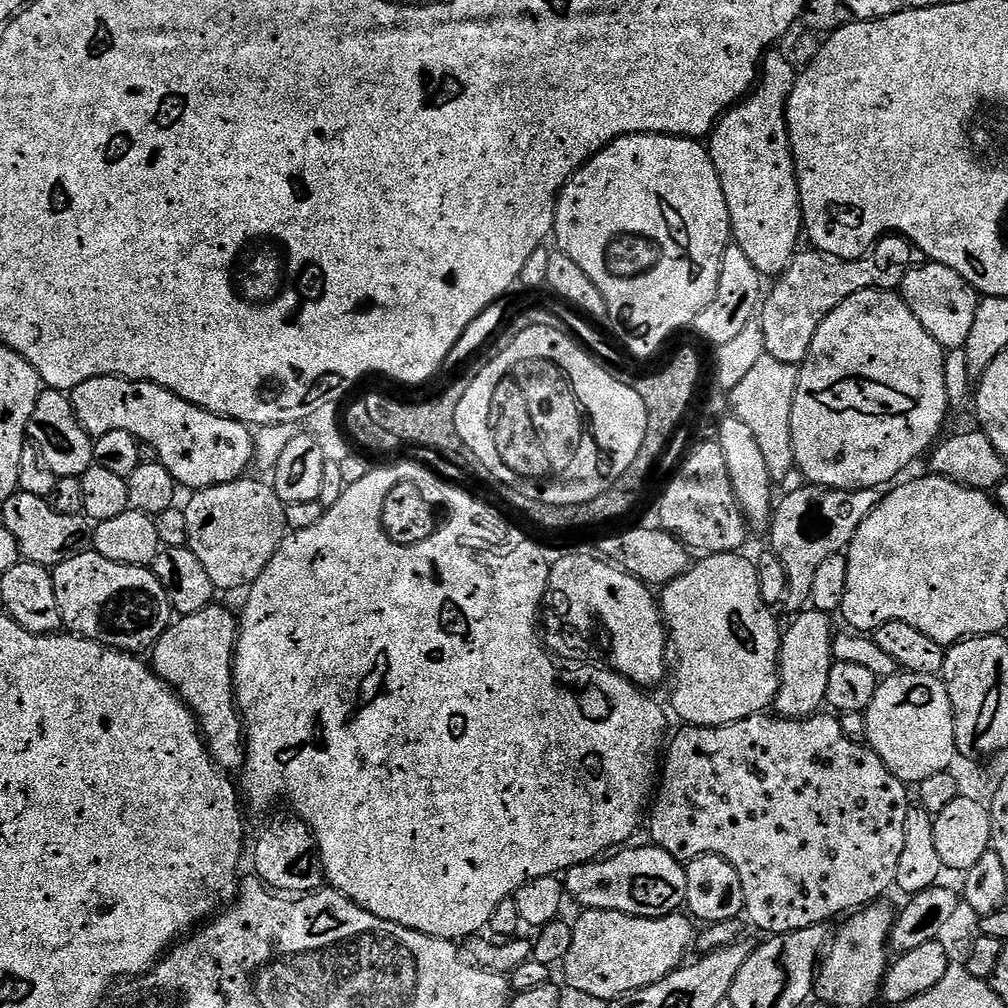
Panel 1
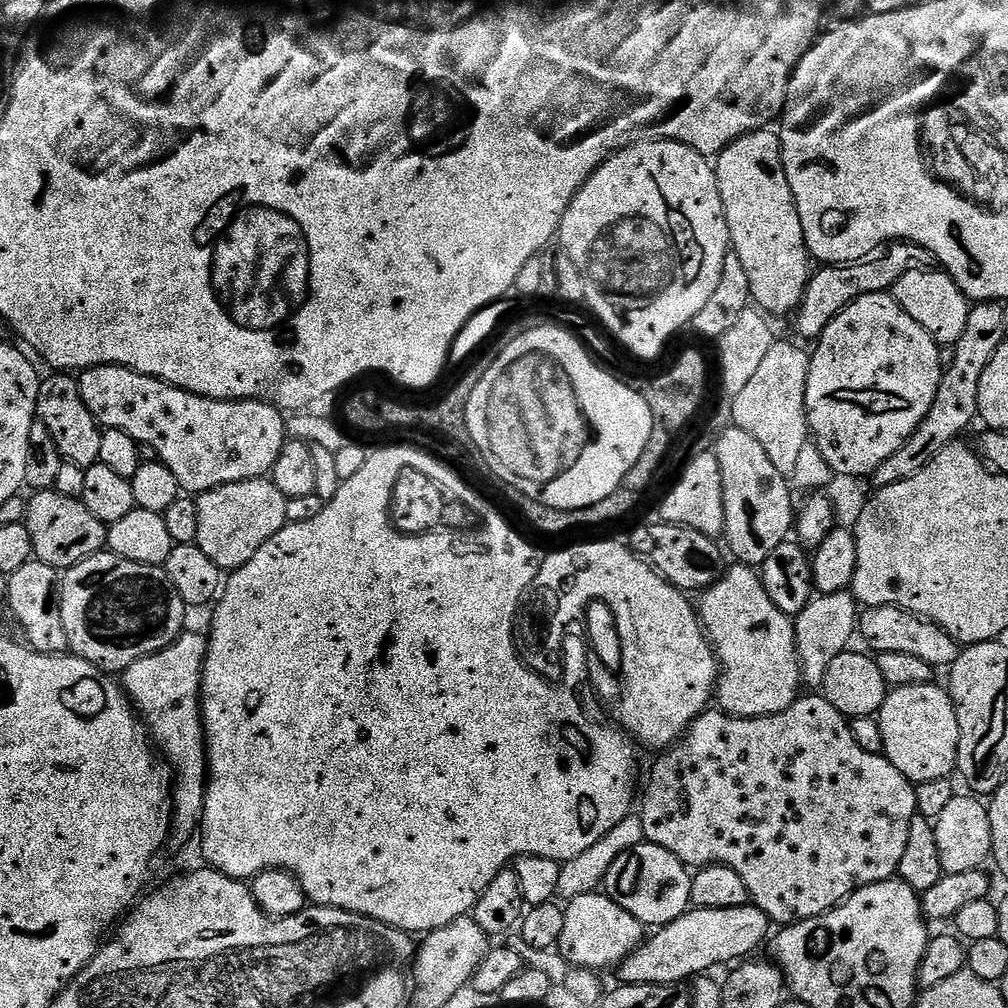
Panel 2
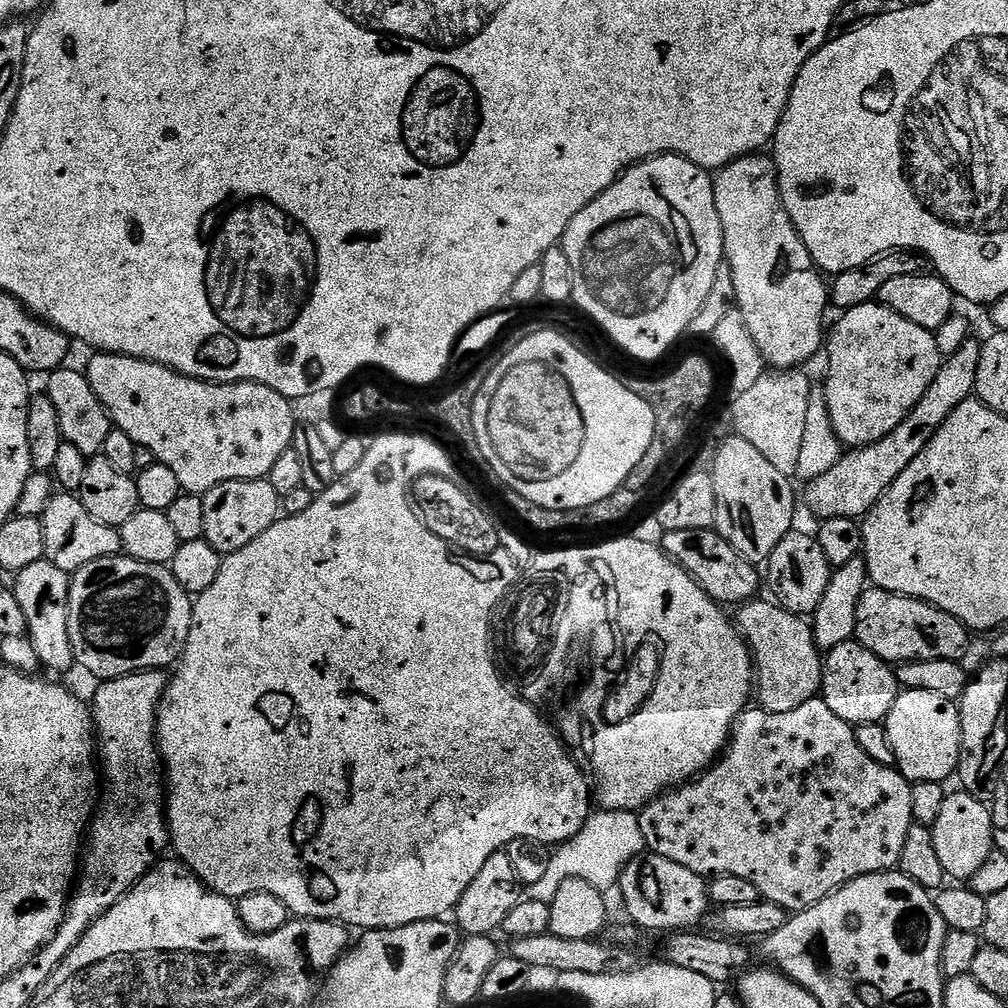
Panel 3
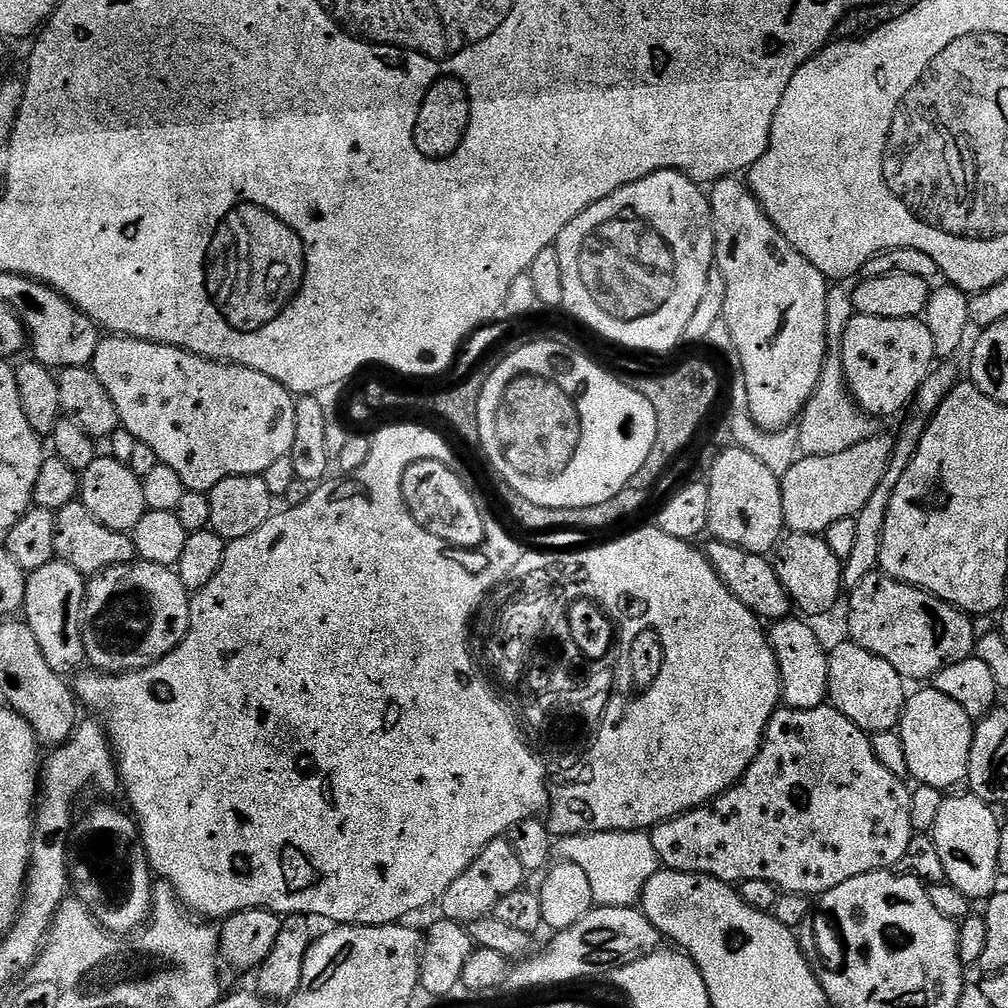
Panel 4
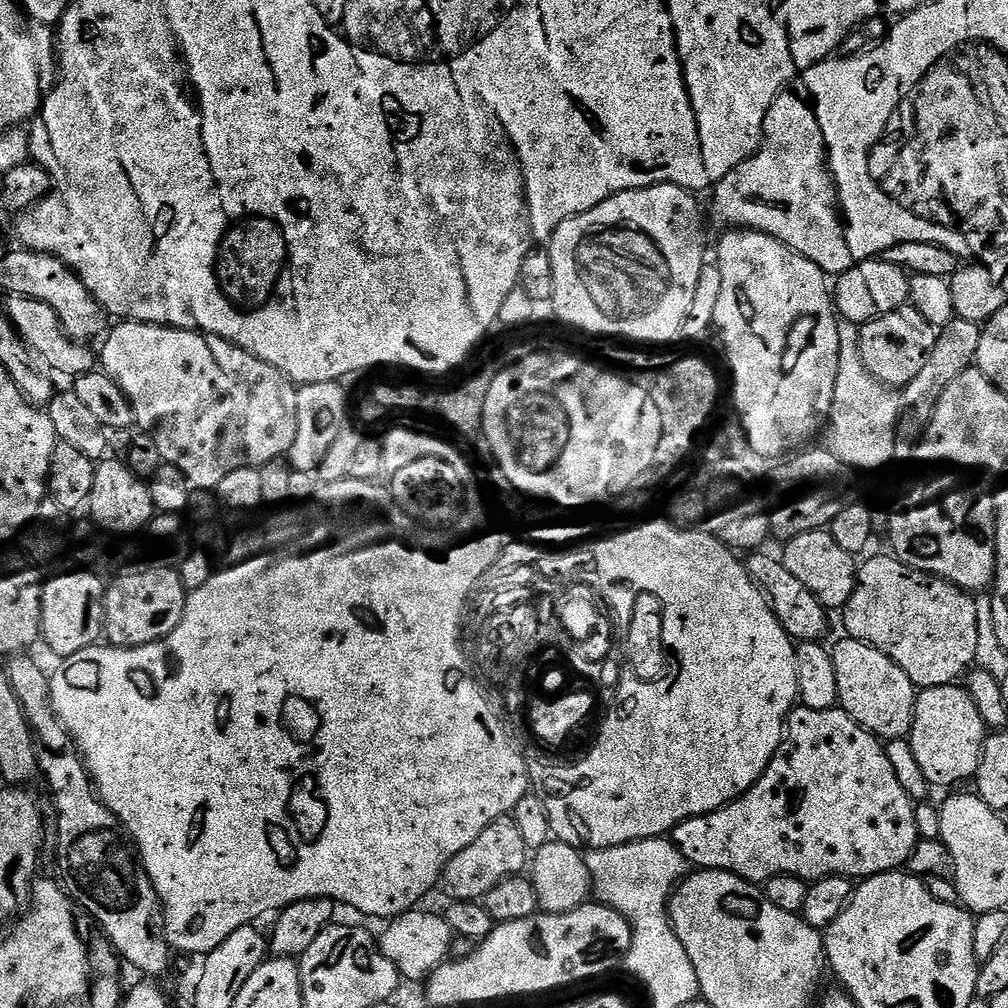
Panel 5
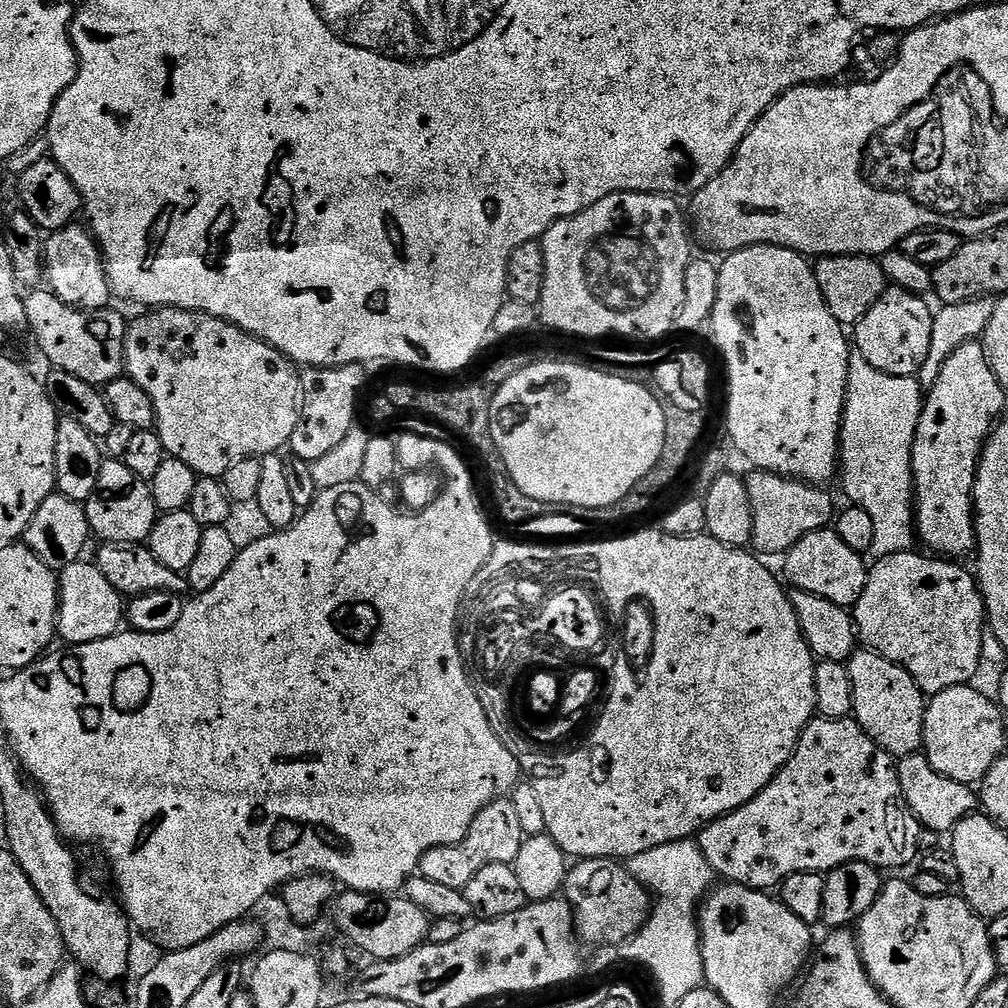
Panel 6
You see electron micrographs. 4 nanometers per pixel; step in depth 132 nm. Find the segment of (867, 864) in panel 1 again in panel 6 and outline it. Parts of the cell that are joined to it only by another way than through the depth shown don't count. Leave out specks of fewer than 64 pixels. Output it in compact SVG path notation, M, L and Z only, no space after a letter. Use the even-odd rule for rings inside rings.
M813 718L804 727L804 733L800 735L800 740L796 744L794 754L782 766L782 770L773 778L764 789L758 793L750 802L746 802L738 810L710 822L700 829L698 833L698 843L706 862L712 867L713 873L725 881L741 884L747 888L757 890L772 890L783 884L786 878L790 878L799 872L818 872L827 874L834 868L841 868L846 862L866 862L870 866L881 870L887 868L904 868L916 856L916 847L922 844L920 839L920 829L922 825L912 811L908 809L906 798L902 794L902 786L898 782L896 764L893 757L873 742L862 730L862 726L856 723L855 719L846 720L826 720L823 718Z

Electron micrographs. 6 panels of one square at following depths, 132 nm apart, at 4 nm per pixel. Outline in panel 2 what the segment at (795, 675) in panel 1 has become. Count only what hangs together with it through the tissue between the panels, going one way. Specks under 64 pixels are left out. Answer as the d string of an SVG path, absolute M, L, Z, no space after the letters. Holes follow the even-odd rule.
M851 591L826 593L817 595L806 607L794 617L796 626L796 649L800 659L800 678L809 689L821 687L826 678L826 670L830 670L830 662L838 658L838 654L849 651L848 644L858 632L858 601Z

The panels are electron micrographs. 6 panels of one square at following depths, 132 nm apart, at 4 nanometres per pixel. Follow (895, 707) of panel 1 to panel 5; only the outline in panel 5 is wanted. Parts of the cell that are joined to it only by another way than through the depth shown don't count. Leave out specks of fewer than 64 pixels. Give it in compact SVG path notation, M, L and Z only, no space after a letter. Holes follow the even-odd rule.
M947 684L923 689L917 695L910 743L914 758L918 758L918 766L922 766L922 774L926 774L929 785L948 788L963 780L971 781L980 765L985 739L982 715L967 687Z

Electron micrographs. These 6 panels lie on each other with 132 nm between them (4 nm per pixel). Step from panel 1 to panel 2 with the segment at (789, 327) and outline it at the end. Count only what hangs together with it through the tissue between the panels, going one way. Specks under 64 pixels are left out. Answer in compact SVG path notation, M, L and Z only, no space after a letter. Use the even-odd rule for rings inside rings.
M892 242L879 249L866 260L856 264L829 264L820 266L809 275L808 285L800 307L794 313L796 332L804 340L815 341L830 326L830 322L846 306L850 306L858 298L875 292L888 292L902 278L902 274L910 274L910 270L937 271L935 258L922 246L907 242Z

